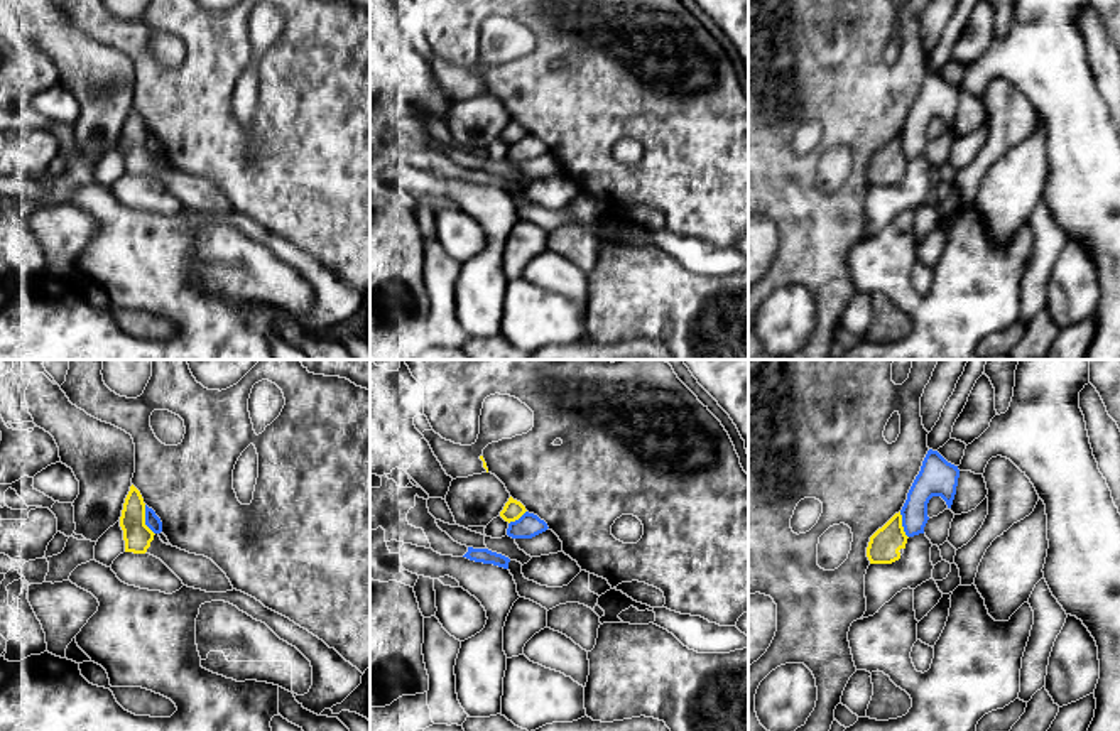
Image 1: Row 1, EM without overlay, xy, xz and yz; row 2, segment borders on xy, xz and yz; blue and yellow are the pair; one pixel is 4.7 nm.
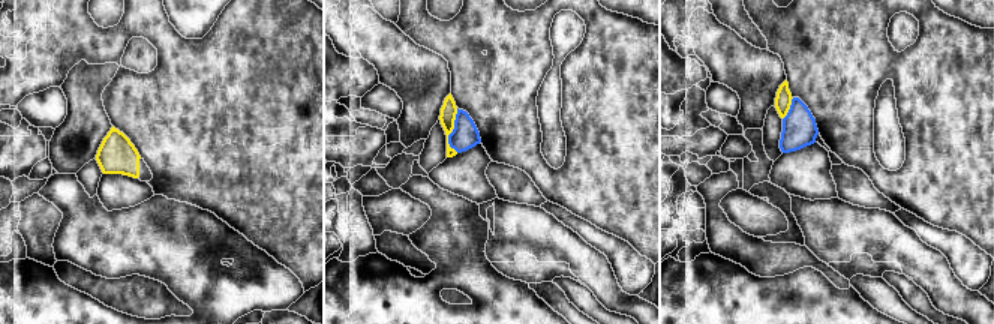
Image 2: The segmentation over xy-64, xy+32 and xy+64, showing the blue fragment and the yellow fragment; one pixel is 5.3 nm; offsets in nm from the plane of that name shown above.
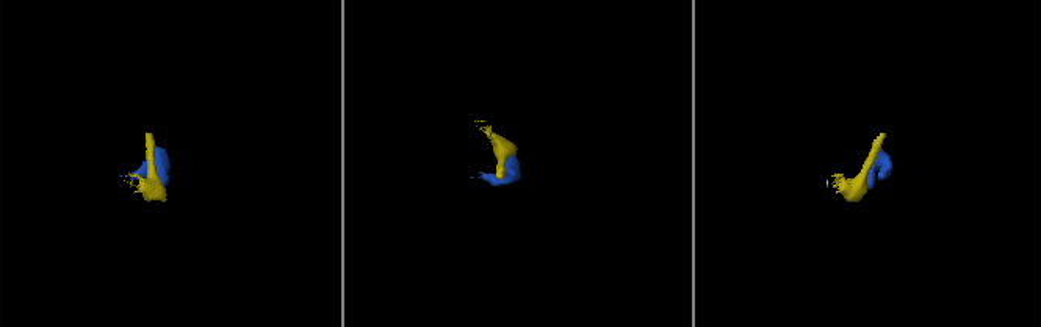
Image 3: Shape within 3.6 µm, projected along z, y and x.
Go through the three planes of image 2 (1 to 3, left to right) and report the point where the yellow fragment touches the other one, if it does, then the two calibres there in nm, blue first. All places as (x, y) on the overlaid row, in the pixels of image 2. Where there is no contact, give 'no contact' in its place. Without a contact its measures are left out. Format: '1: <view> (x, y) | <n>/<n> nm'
1: no contact
2: xy+32 (453, 131) | 150/90 nm
3: xy+64 (790, 108) | 190/90 nm

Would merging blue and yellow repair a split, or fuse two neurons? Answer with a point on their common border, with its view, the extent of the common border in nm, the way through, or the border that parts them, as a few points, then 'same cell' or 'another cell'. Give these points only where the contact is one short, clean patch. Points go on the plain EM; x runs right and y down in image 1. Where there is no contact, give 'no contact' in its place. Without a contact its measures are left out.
contact xy (146, 142); length 150 nm; border xy (144, 127), (144, 146), (154, 156); another cell

